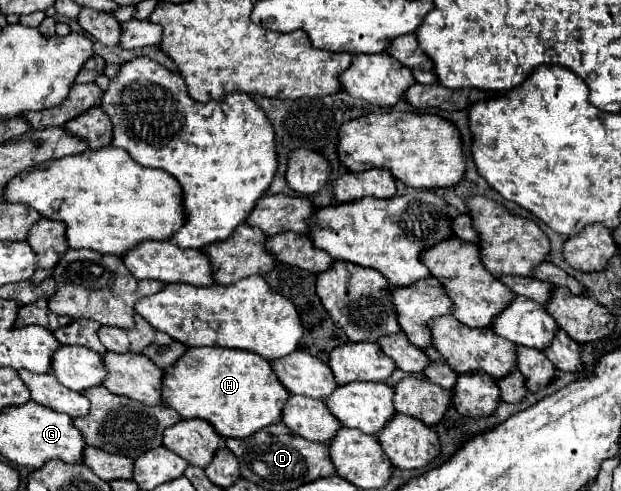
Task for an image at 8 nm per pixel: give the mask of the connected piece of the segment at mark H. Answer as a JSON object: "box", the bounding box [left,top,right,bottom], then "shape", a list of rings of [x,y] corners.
{"box":[162,348,288,438],"shape":[[[188,348],[180,360],[164,370],[162,378],[162,402],[174,408],[182,418],[200,418],[214,426],[222,438],[248,438],[256,430],[280,422],[284,402],[288,400],[288,390],[278,382],[268,360],[252,352],[224,350],[224,348]]]}

